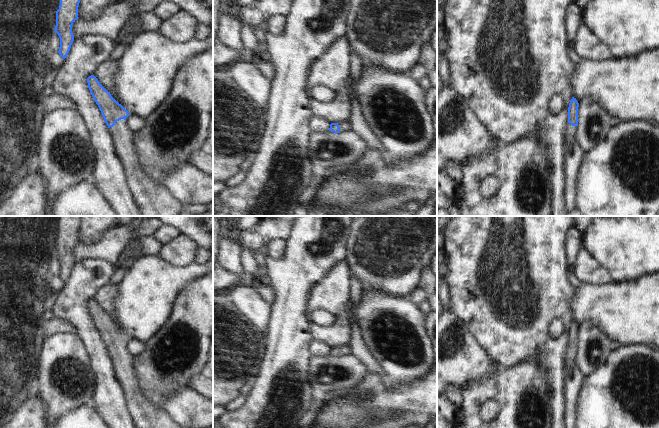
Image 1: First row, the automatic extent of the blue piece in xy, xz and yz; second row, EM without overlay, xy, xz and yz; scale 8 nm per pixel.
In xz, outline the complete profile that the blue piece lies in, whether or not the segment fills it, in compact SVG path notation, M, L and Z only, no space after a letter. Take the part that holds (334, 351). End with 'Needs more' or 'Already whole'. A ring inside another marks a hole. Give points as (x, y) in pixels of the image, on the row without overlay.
M348 345L342 346L342 347L331 347L329 355L332 355L334 357L340 357L343 355L349 355L350 354L350 347Z. Needs more.

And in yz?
M572 321L568 331L568 350L566 352L565 370L571 372L576 364L578 354L578 331L576 322Z. Needs more.

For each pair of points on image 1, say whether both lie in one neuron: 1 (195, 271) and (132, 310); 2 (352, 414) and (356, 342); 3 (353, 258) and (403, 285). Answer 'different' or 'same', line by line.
1: same
2: different
3: same

